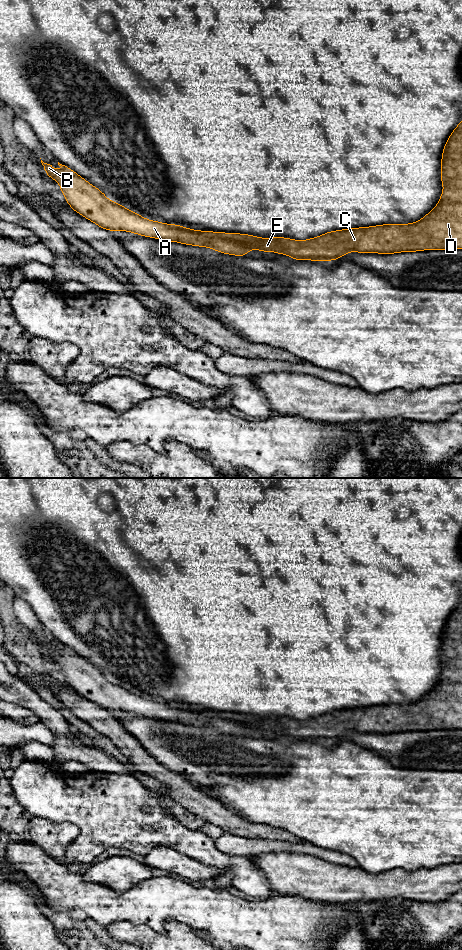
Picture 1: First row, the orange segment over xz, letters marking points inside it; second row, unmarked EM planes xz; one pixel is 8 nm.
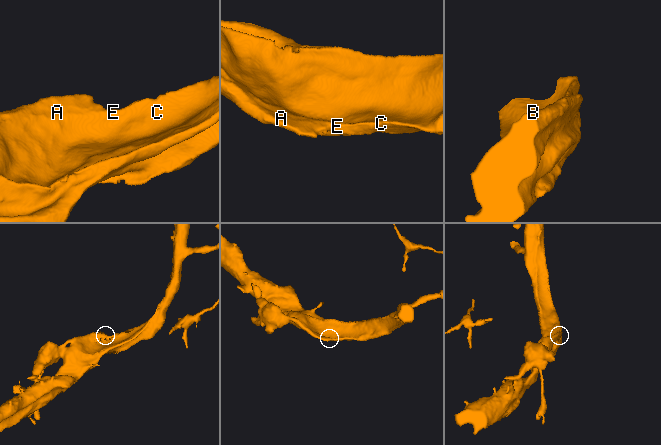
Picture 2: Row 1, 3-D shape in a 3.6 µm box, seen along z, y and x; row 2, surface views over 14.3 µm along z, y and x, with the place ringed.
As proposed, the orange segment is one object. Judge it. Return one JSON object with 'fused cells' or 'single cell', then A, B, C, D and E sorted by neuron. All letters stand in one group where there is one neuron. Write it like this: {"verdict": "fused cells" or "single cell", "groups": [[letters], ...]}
{"verdict": "fused cells", "groups": [["A", "B"], ["C", "D", "E"]]}

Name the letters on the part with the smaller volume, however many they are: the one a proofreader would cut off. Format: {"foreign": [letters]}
{"foreign": ["A", "B"]}

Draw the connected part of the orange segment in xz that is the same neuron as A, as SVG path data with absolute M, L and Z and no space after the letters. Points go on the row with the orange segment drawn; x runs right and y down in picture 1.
M42 160L41 163L44 166L46 176L49 176L60 185L60 190L70 208L72 208L76 213L80 214L89 221L95 223L101 229L105 229L111 232L121 230L148 238L210 248L219 253L233 256L246 257L246 254L251 251L251 248L245 244L227 240L226 238L219 237L215 234L176 228L170 226L167 223L152 221L150 219L144 218L143 216L129 210L117 202L109 200L101 190L93 186L71 168L58 162L58 165L62 168L60 170L55 170L52 165L44 163Z

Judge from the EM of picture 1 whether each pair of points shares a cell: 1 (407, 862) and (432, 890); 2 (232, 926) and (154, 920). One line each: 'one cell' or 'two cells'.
1: two cells
2: one cell

